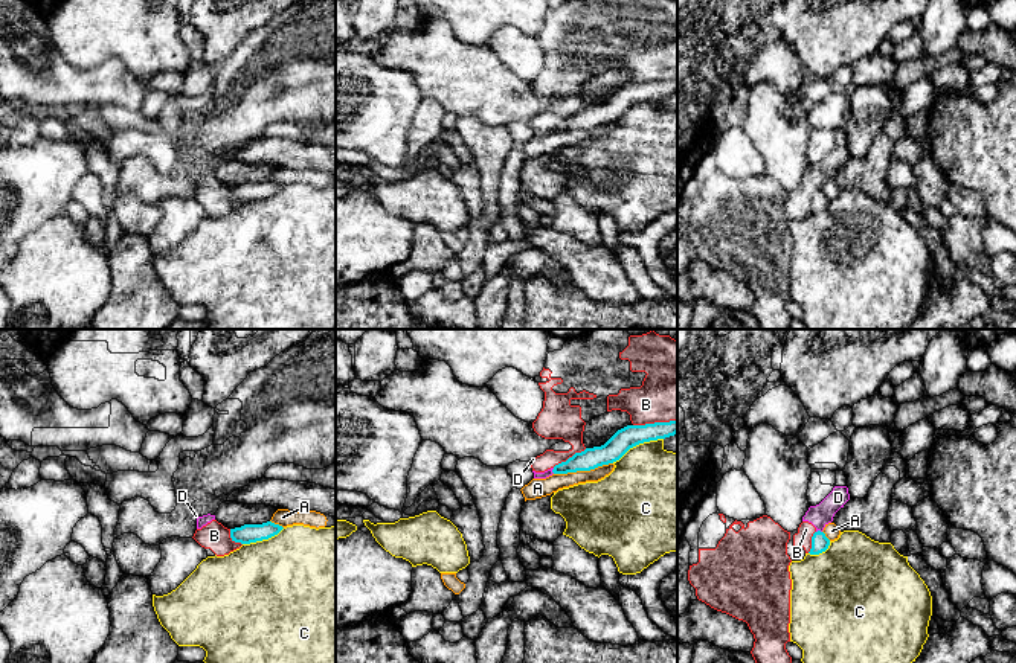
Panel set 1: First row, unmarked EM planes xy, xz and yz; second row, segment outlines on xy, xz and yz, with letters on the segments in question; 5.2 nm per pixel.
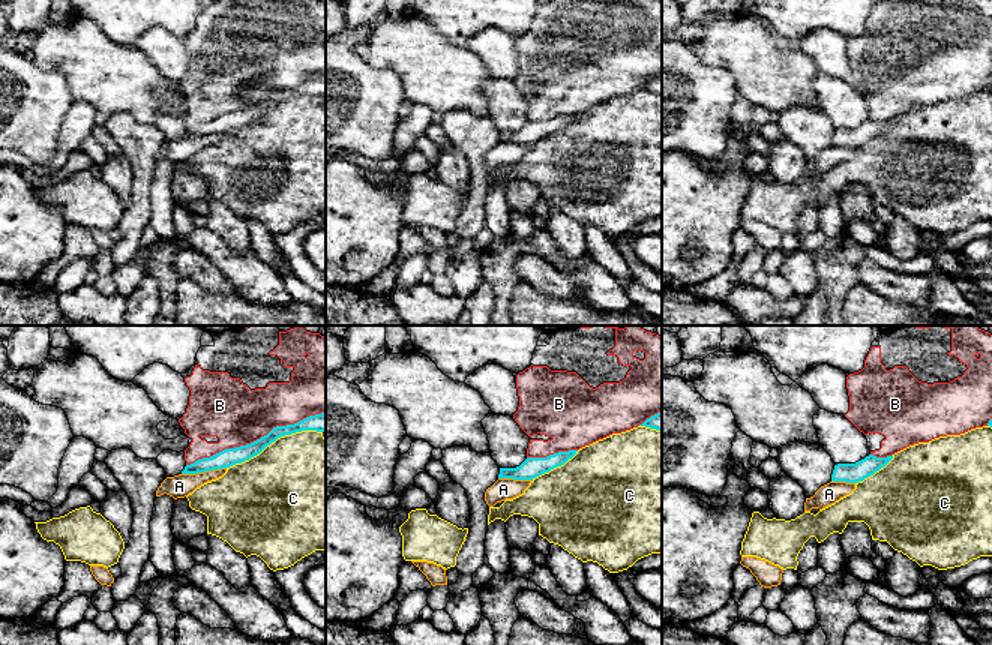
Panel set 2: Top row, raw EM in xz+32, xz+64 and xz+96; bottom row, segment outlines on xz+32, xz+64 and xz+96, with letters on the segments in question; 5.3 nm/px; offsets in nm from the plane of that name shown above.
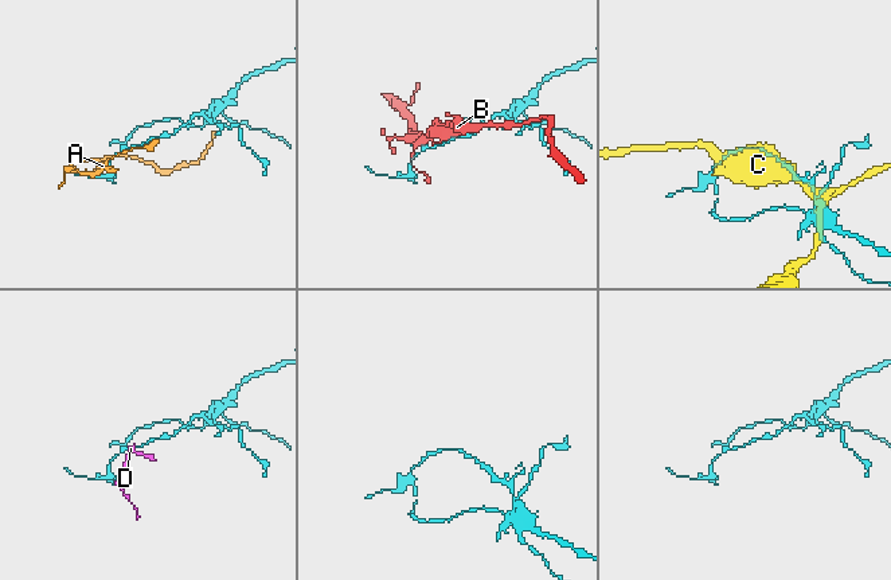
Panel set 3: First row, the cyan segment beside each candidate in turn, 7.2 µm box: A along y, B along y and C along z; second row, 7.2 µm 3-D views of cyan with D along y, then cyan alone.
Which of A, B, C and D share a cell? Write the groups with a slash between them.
A / B D / C

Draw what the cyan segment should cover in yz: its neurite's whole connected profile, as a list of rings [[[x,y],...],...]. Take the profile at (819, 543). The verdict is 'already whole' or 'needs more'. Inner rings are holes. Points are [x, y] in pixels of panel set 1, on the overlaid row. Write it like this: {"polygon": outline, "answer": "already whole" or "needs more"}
{"polygon": [[[818,530],[813,533],[812,536],[812,549],[810,549],[810,555],[819,555],[822,552],[825,552],[830,546],[830,540],[825,536],[824,532]]], "answer": "already whole"}

